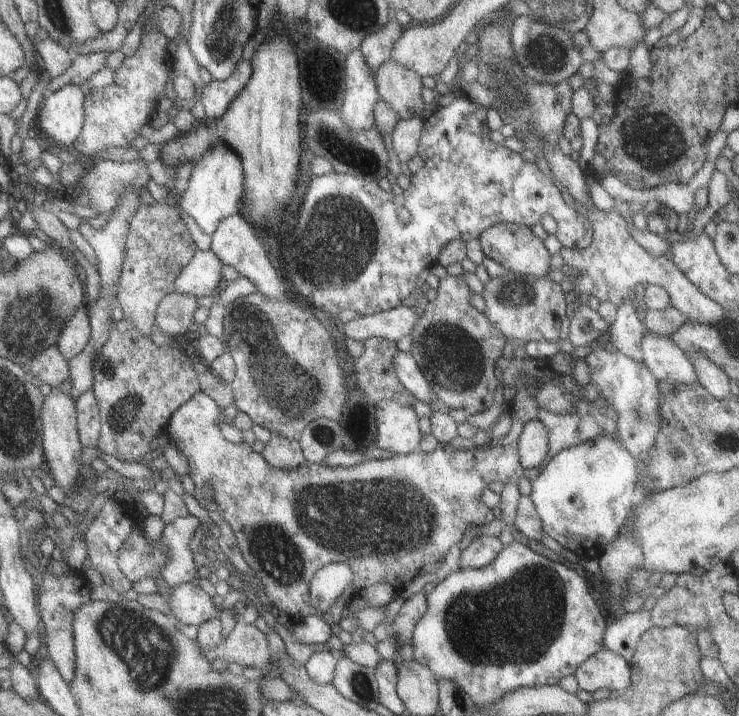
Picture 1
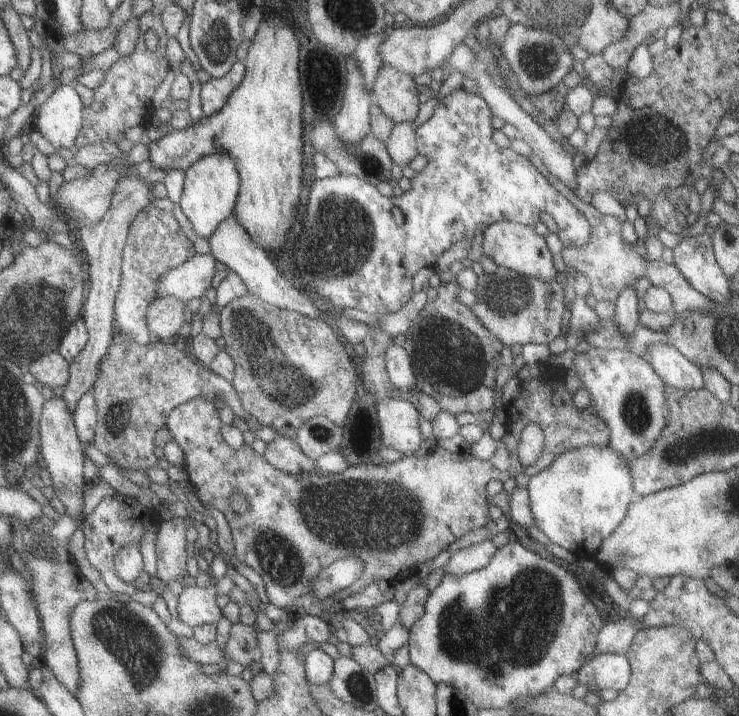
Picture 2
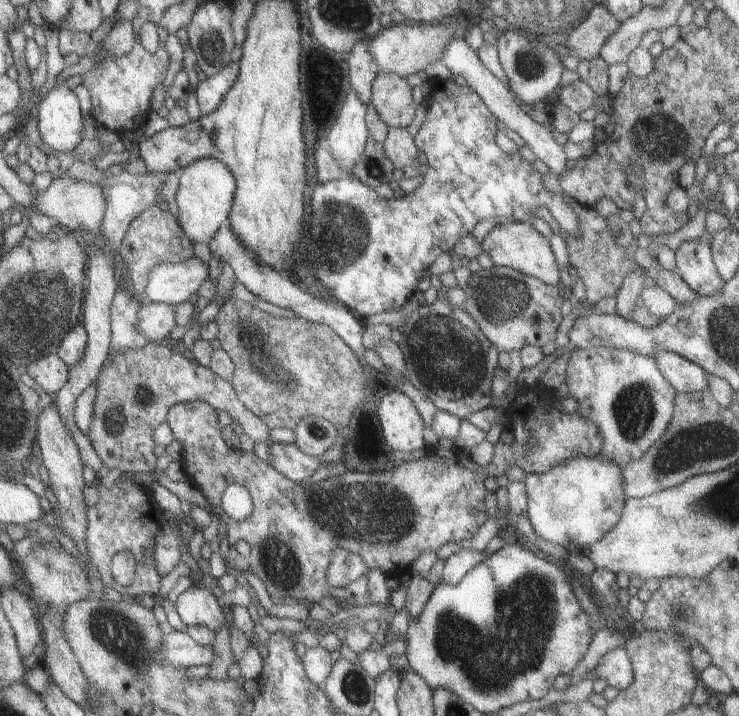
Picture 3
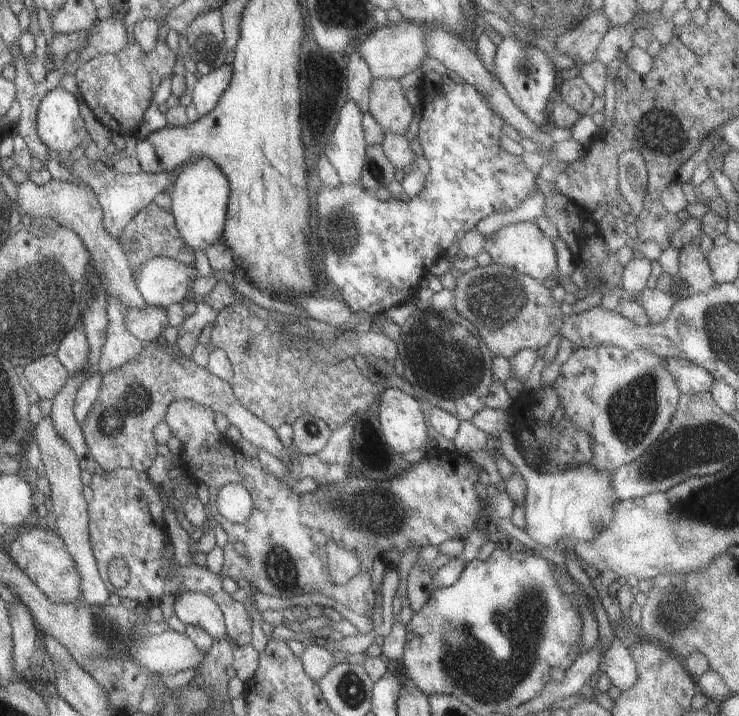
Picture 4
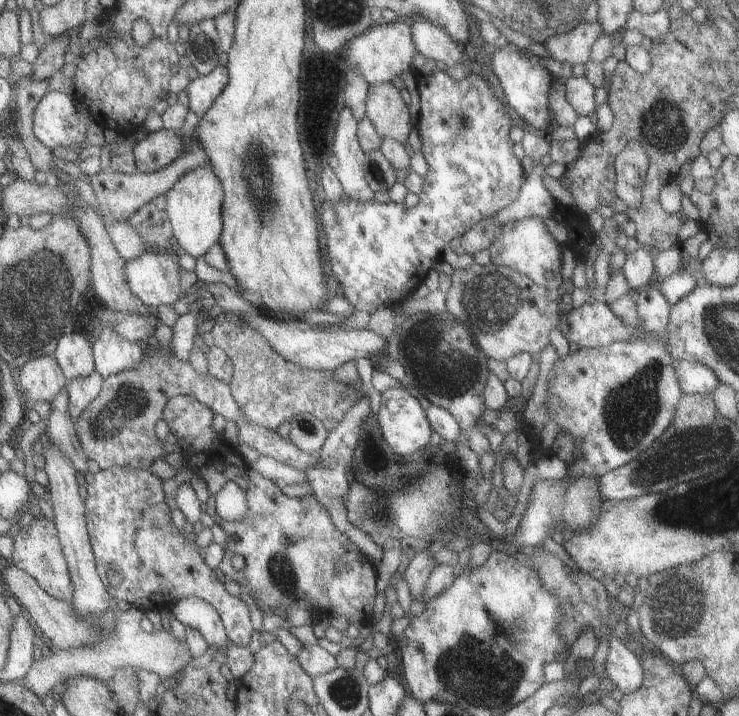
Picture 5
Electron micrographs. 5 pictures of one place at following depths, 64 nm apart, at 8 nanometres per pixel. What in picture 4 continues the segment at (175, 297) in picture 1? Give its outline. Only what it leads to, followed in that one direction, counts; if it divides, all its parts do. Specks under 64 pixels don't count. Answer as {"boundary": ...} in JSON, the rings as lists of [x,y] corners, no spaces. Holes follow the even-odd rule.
{"boundary":[[[150,307],[145,310],[130,309],[126,316],[127,330],[144,342],[162,342],[160,334],[169,326],[166,310]]]}

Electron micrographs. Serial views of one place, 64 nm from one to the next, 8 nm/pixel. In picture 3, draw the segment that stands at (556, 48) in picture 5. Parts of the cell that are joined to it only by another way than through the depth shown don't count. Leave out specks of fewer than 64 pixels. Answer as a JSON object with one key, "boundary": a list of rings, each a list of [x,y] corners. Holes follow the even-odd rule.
{"boundary":[[[594,3],[586,19],[568,32],[566,48],[579,61],[597,58],[605,41],[618,29],[619,24],[603,3]]]}

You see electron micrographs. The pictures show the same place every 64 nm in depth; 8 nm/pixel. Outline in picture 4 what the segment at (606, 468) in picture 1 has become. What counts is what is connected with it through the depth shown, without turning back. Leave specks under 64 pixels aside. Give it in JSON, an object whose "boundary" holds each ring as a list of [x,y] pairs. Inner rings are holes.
{"boundary":[[[500,432],[499,435],[501,456],[510,461],[525,480],[526,528],[524,528],[524,532],[532,541],[550,548],[565,544],[568,537],[576,541],[590,541],[599,534],[600,529],[610,523],[613,506],[620,501],[611,488],[610,473],[599,472],[589,464],[566,467],[563,468],[564,471],[554,474],[541,473],[525,462],[520,448],[516,444],[516,433]]]}

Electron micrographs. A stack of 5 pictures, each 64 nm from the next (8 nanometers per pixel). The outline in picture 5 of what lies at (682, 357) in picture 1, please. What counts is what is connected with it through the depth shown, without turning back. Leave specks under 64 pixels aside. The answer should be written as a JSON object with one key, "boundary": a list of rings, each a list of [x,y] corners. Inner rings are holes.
{"boundary":[[[674,359],[673,366],[682,393],[711,394],[721,384],[716,372],[704,364]]]}

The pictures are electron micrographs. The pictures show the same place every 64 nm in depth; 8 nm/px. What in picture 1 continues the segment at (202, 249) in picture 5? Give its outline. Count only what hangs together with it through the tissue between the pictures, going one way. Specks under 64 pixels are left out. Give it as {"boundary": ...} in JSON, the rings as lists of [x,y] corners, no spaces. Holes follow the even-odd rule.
{"boundary":[[[220,144],[211,149],[194,167],[189,186],[181,198],[181,208],[196,220],[202,232],[213,237],[223,219],[239,212],[244,178],[240,158]]]}

